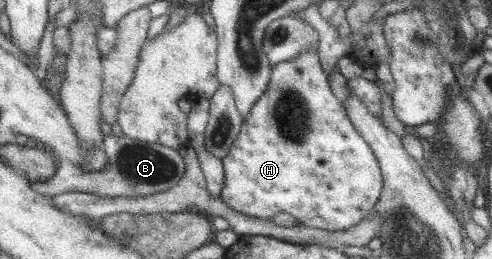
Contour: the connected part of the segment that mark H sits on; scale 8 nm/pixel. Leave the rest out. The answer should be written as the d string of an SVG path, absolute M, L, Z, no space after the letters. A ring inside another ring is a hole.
M313 49L301 51L297 57L272 65L267 88L263 91L259 100L255 102L252 111L242 120L240 132L231 144L231 149L227 152L227 155L221 159L221 162L225 181L219 197L225 201L225 204L229 208L247 216L268 219L275 216L278 212L287 212L287 214L291 214L291 216L296 218L299 225L305 225L315 229L327 231L347 230L350 226L369 217L371 210L373 210L373 204L377 202L377 198L381 195L382 190L382 175L377 160L371 148L351 125L351 122L346 116L344 106L339 103L339 99L335 98L335 95L331 92L329 83L327 82L327 75L325 75L321 65L319 65L318 53L315 53Z

